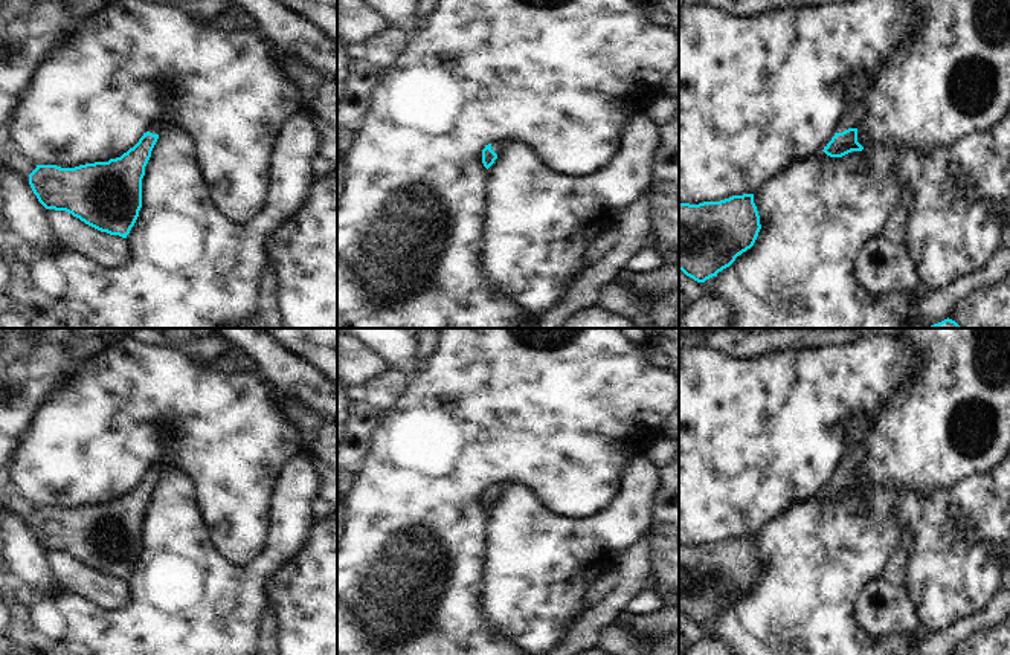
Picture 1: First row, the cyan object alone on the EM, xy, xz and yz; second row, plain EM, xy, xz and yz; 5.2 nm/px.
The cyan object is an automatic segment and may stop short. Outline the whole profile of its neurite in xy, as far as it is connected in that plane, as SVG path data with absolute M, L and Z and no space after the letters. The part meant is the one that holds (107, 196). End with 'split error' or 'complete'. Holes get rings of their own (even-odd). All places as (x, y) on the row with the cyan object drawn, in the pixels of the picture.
M153 124L133 148L108 162L85 163L75 168L37 165L29 174L29 185L46 209L66 211L101 232L127 238L142 208L145 166L162 130L162 125Z; split error

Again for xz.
M493 142L482 150L482 163L488 169L502 151L503 144Z; split error

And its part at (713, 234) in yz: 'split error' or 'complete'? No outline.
complete

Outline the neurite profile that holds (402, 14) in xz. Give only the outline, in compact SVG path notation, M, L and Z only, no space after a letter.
M363 0L384 17L389 26L403 29L410 35L420 27L417 0Z

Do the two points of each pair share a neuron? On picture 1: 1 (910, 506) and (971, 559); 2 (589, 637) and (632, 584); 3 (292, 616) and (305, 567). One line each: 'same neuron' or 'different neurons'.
1: same neuron
2: same neuron
3: same neuron

